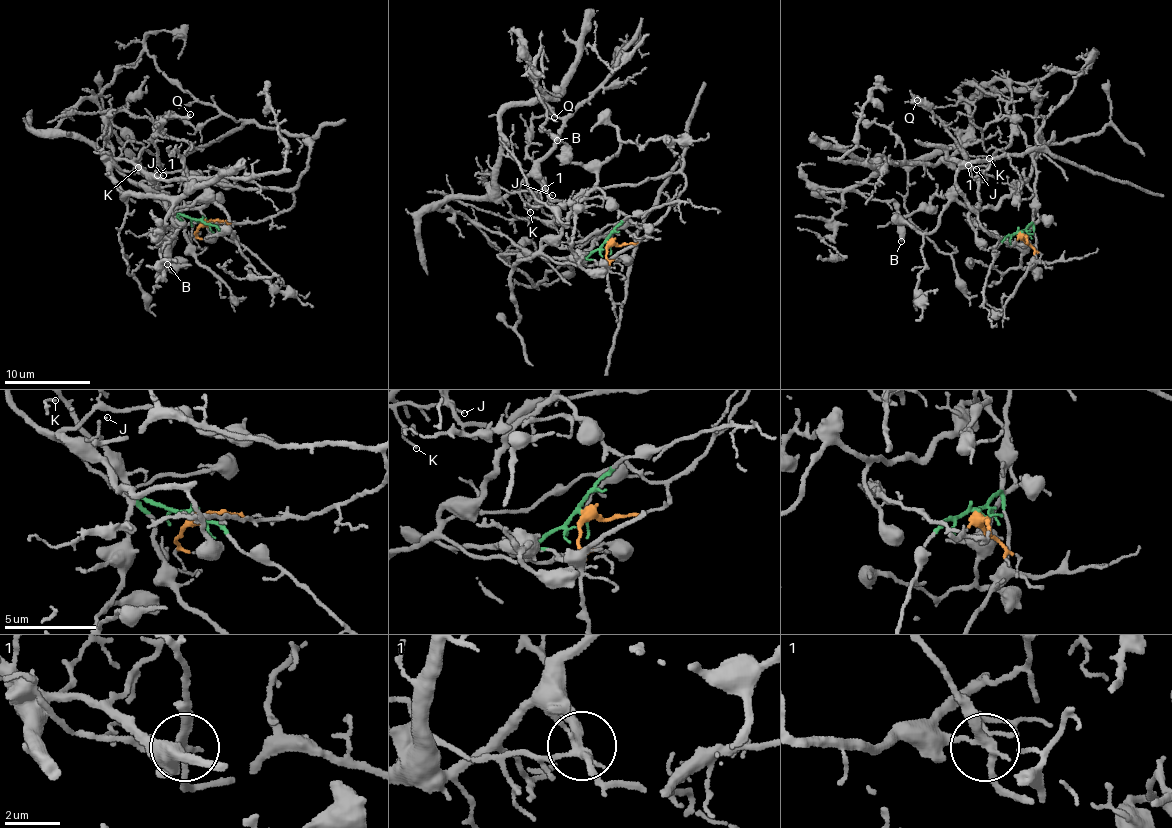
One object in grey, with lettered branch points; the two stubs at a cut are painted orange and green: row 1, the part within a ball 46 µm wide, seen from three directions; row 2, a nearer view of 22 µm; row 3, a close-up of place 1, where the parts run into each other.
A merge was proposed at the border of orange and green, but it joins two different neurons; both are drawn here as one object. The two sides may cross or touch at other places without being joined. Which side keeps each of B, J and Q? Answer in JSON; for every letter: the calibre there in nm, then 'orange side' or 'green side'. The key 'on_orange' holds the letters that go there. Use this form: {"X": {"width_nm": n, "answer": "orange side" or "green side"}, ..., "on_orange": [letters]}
{"B": {"width_nm": 420, "answer": "green side"}, "J": {"width_nm": 100, "answer": "green side"}, "Q": {"width_nm": 240, "answer": "orange side"}, "on_orange": ["Q"]}

